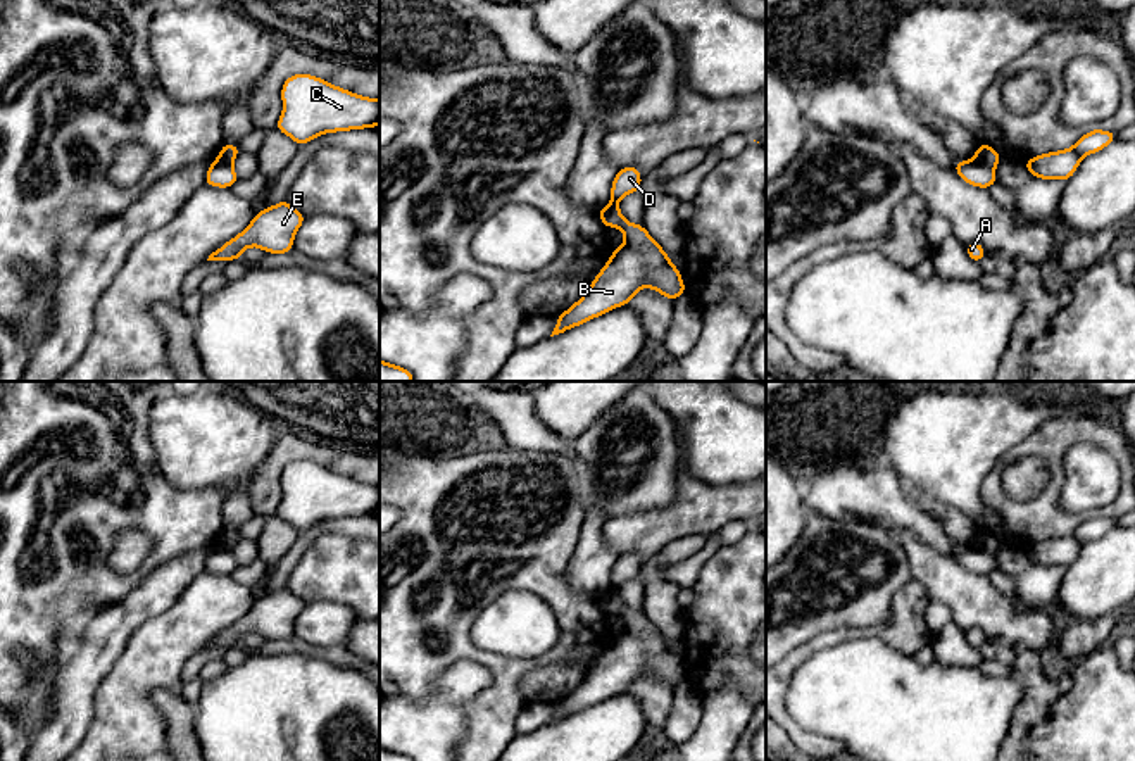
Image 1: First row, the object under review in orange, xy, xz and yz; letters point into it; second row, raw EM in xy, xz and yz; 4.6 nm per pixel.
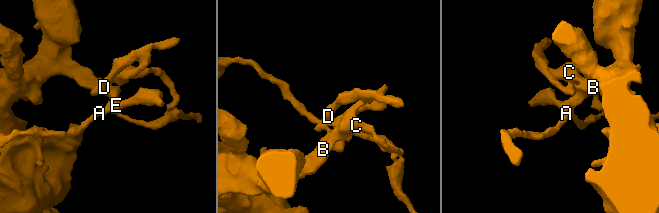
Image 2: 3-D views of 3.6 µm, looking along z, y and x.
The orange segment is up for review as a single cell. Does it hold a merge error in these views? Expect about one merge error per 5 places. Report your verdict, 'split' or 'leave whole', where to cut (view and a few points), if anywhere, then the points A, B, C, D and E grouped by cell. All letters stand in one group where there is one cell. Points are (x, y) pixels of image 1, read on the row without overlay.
split; cut in yz along (975, 542), (994, 553); A B E / C D

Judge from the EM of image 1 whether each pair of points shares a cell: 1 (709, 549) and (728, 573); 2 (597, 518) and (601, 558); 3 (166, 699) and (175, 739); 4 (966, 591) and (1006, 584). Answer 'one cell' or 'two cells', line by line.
1: two cells
2: one cell
3: one cell
4: two cells

